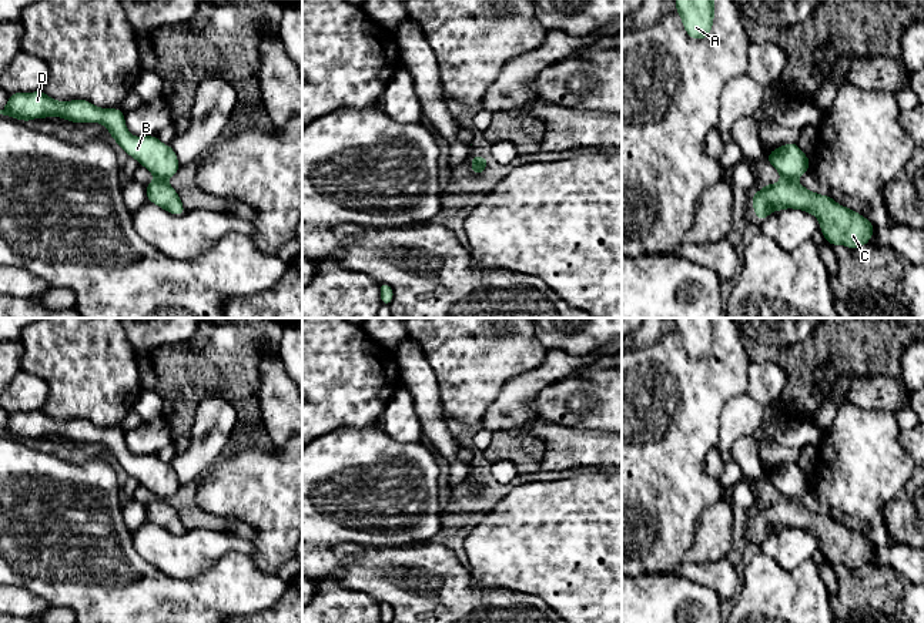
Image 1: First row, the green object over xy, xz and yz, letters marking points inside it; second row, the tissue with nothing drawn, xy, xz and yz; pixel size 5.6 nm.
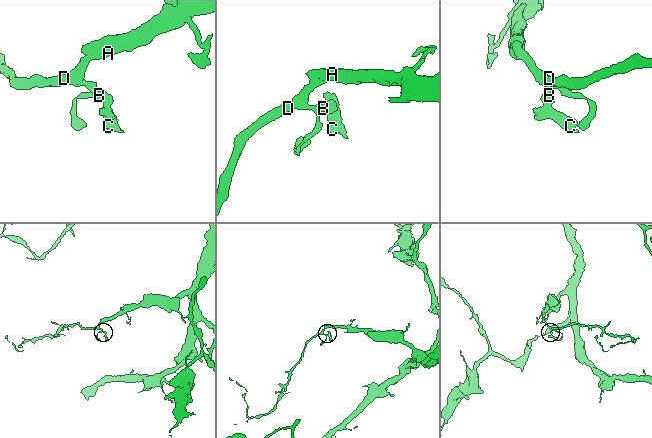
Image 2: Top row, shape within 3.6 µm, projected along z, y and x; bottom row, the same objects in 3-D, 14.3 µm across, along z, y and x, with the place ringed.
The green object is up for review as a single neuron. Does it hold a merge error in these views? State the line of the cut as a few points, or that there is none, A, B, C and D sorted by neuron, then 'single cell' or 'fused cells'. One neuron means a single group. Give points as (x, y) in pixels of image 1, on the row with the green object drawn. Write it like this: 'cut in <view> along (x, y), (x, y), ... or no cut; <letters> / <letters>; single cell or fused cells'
cut in yz along (782, 177), (794, 180); A B D / C; fused cells

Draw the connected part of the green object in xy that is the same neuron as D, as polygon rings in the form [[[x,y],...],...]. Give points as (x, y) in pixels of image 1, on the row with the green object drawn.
[[[41,90],[33,93],[10,93],[9,101],[0,114],[21,121],[34,118],[60,117],[71,123],[100,123],[114,141],[154,178],[171,178],[181,167],[175,151],[155,135],[135,137],[127,130],[124,113],[120,108],[100,108],[81,98],[58,101]]]

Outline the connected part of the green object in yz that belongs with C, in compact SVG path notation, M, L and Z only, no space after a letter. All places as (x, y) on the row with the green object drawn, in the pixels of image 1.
M780 178L777 184L763 185L750 201L759 222L773 211L786 208L813 214L831 247L841 244L857 249L868 244L874 234L874 225L870 220L848 207L840 205L830 195L811 192L793 178Z

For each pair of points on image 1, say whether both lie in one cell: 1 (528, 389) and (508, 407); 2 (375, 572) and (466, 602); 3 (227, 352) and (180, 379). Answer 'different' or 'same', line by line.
1: same
2: same
3: same

